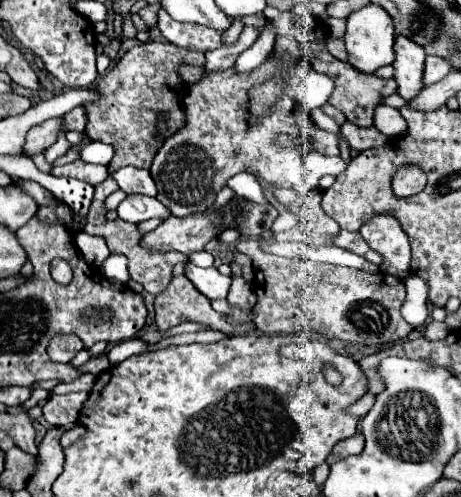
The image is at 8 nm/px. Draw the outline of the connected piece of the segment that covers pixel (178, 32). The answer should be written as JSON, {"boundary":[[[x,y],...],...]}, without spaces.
{"boundary":[[[162,8],[158,14],[157,27],[168,42],[184,50],[206,54],[210,50],[226,46],[222,40],[224,32],[212,30],[210,26],[181,26],[180,23],[174,22],[168,16],[168,12],[164,12]]]}

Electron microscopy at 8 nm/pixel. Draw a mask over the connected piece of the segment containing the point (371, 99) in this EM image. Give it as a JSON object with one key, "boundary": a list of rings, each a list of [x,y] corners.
{"boundary":[[[320,50],[318,54],[314,54],[314,60],[312,60],[312,66],[318,70],[318,72],[324,72],[328,74],[336,88],[330,96],[330,104],[336,106],[340,112],[344,112],[344,116],[356,124],[356,126],[372,126],[372,112],[374,112],[374,106],[380,102],[382,96],[386,94],[392,94],[396,92],[396,82],[394,78],[390,80],[384,80],[384,78],[378,78],[376,74],[364,74],[360,70],[356,70],[354,66],[350,66],[348,62],[340,62],[336,58],[332,58],[332,54],[328,54],[328,50]]]}

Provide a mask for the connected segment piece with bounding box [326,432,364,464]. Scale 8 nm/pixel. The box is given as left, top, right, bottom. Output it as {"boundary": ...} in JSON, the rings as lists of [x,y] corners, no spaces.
{"boundary":[[[356,432],[352,438],[338,442],[338,444],[334,446],[332,454],[326,458],[326,462],[328,462],[328,464],[334,464],[334,462],[338,462],[338,460],[342,460],[342,458],[348,458],[348,456],[352,456],[352,454],[360,454],[362,448],[364,448],[364,436],[362,436],[362,432]]]}

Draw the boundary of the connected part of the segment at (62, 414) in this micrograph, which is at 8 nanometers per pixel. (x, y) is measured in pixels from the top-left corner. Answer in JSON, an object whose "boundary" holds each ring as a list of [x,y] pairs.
{"boundary":[[[74,392],[74,394],[53,395],[44,404],[44,418],[46,422],[53,426],[68,426],[72,424],[78,414],[82,404],[86,402],[88,392]]]}

